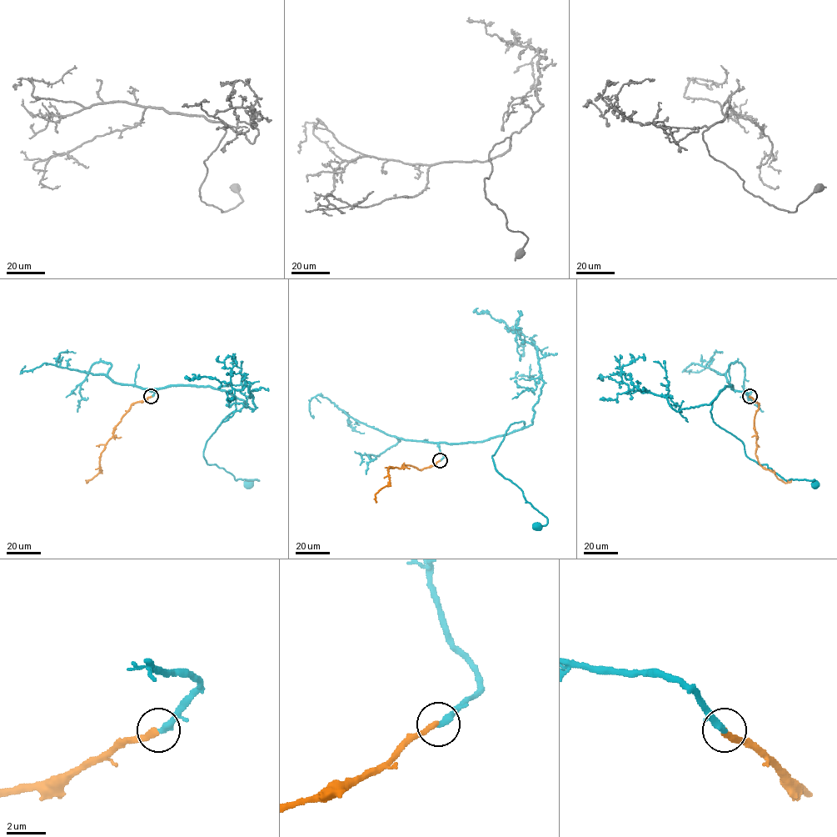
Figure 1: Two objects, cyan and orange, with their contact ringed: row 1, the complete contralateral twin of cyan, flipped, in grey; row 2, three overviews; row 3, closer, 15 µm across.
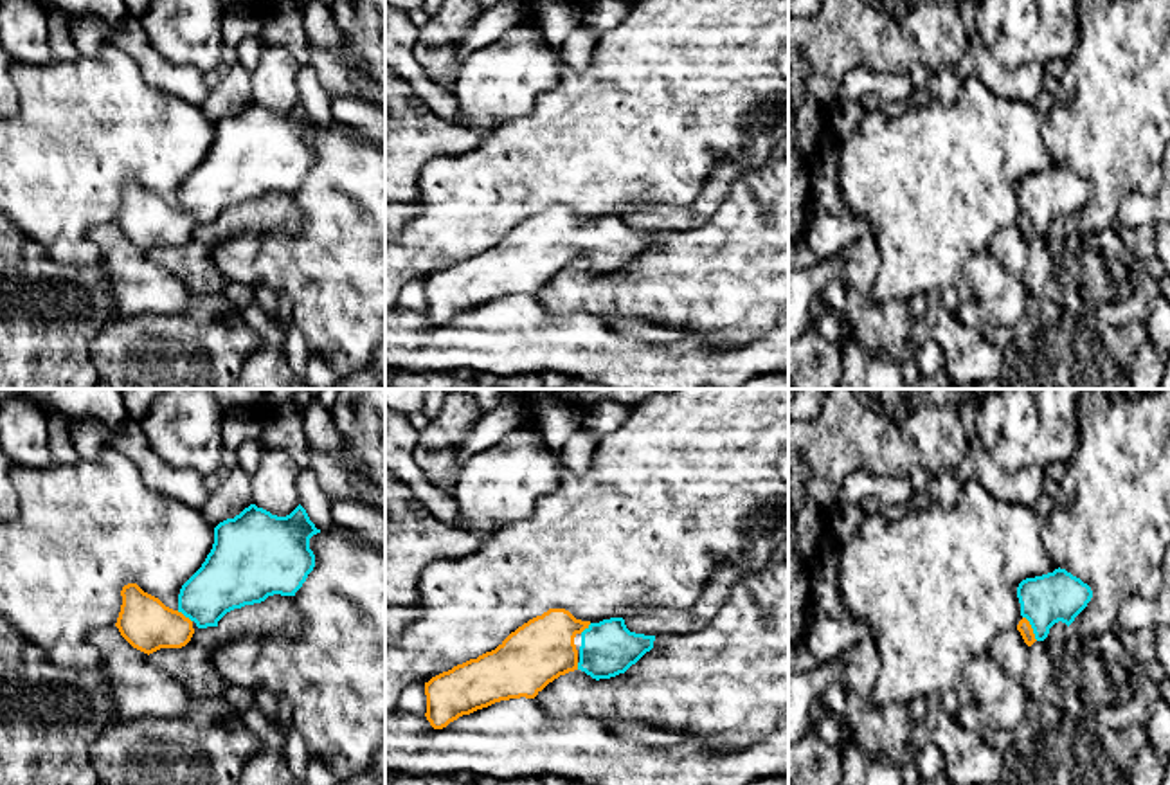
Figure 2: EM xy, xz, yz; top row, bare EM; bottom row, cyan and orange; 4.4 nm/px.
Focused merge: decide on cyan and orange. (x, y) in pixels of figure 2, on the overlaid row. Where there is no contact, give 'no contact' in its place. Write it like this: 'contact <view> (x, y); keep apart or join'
contact yz (1032, 627); join

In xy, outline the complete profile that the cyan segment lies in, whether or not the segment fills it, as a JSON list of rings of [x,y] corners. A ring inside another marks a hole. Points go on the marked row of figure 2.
[[[250,504],[234,519],[214,528],[214,544],[202,567],[182,585],[178,609],[166,607],[137,583],[122,587],[122,605],[115,627],[137,650],[153,654],[160,648],[182,648],[198,628],[218,627],[230,610],[265,601],[268,596],[295,596],[315,567],[310,538],[320,533],[299,504],[290,515],[277,517]]]

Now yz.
[[[1066,569],[1026,578],[1017,587],[1022,619],[1017,625],[1024,643],[1044,641],[1049,628],[1062,621],[1067,627],[1087,607],[1093,591]]]

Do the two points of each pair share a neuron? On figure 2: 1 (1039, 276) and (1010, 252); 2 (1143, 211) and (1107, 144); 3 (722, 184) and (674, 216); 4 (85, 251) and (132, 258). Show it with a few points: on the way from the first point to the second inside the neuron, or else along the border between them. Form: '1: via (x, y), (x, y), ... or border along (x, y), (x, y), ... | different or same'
1: via (1032, 269), (1017, 256) | same
2: border along (1129, 195), (1142, 193), (1151, 198) | different
3: via (710, 197), (686, 216) | same
4: border along (114, 222), (89, 231), (99, 252), (99, 265) | different

